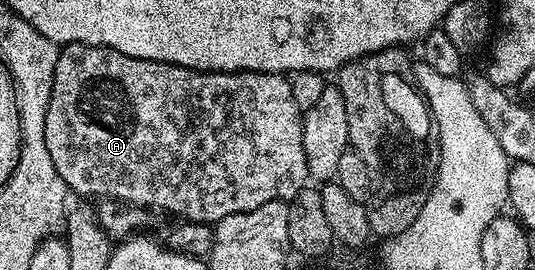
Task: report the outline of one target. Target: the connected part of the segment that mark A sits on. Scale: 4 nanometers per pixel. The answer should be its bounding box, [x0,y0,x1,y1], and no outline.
[44,43,310,223]

